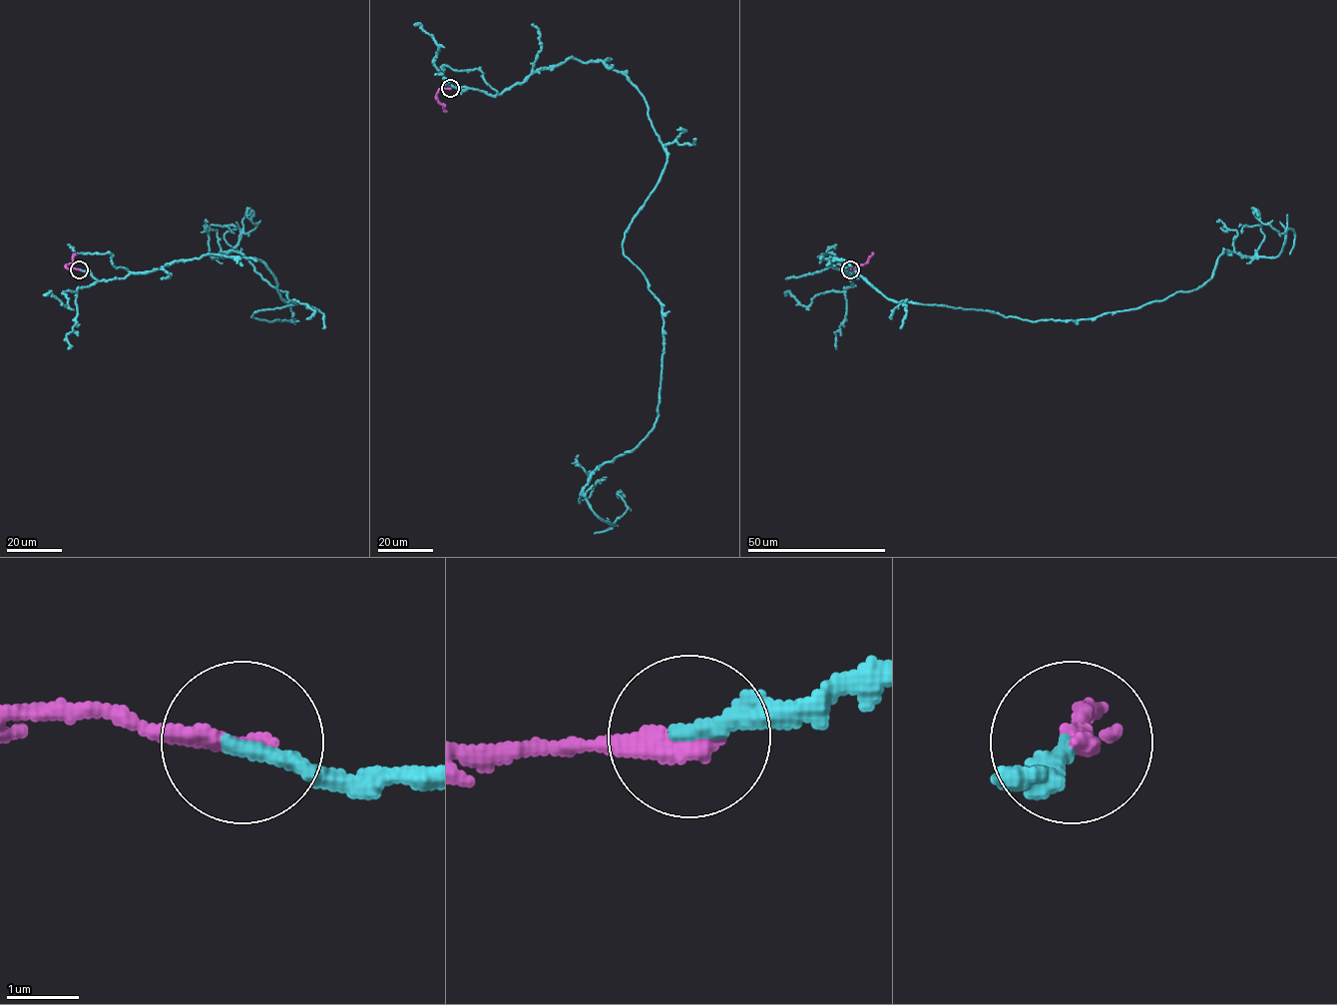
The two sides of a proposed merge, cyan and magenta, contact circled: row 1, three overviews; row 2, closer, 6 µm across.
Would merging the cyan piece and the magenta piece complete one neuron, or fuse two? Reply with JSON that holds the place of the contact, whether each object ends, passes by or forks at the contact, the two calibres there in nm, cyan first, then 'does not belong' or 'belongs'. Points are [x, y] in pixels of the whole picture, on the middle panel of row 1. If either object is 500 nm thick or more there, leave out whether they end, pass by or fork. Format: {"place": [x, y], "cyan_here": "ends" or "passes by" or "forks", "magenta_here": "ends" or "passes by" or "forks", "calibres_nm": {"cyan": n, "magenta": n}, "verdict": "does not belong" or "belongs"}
{"place": [450, 88], "cyan_here": "ends", "magenta_here": "ends", "calibres_nm": {"cyan": 240, "magenta": 320}, "verdict": "belongs"}

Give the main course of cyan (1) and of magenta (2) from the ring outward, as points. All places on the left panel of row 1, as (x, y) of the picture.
1: (80, 269), (259, 258), (295, 304), (251, 316), (290, 320), (240, 252), (212, 256), (256, 227), (249, 208)
2: (80, 269), (66, 266), (73, 261), (75, 252)

